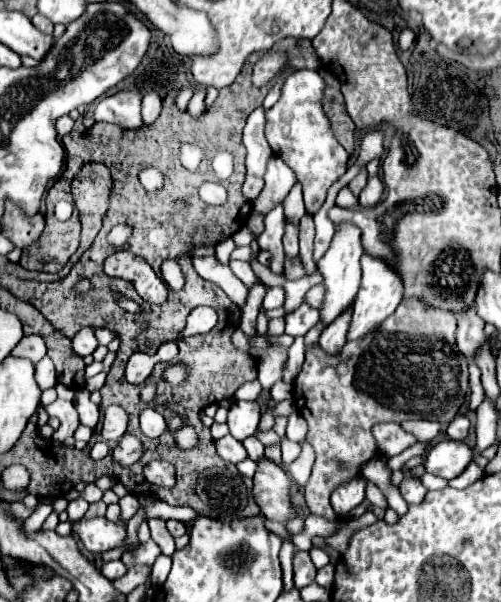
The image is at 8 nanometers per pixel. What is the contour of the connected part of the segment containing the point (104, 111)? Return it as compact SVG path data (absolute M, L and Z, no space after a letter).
M120 91L104 97L94 109L94 121L116 123L122 129L138 129L142 125L140 117L140 91Z

